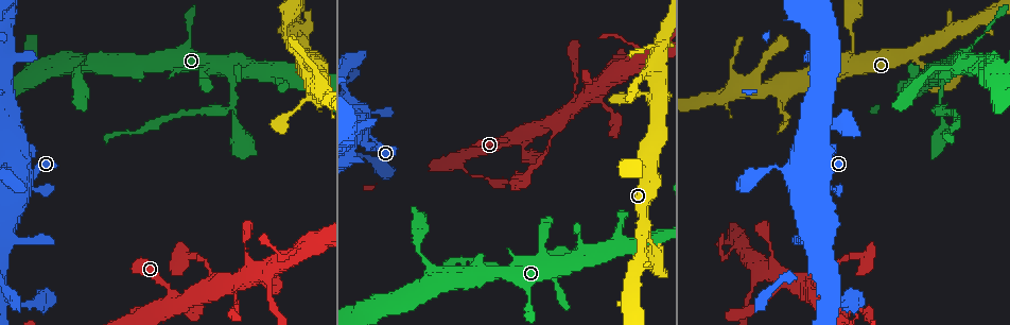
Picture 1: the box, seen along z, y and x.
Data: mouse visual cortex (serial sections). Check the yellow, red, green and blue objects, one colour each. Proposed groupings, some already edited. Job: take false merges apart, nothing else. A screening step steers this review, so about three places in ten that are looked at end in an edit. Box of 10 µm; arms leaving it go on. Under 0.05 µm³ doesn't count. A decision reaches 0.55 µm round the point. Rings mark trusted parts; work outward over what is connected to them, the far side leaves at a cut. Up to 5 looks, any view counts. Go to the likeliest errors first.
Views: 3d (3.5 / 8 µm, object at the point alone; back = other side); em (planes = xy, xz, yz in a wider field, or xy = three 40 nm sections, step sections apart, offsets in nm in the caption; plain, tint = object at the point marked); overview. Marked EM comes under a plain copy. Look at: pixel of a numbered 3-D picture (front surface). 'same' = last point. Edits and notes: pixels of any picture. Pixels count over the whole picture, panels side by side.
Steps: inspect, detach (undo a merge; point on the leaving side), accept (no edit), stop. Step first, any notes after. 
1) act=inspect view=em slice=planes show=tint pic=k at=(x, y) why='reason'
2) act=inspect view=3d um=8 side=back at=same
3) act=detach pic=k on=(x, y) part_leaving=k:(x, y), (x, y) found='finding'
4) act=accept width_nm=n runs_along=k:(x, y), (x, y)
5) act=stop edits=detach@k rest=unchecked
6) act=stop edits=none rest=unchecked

act=inspect view=3d um=3.5 pic=1 at=(231, 104) why='three-way junction'

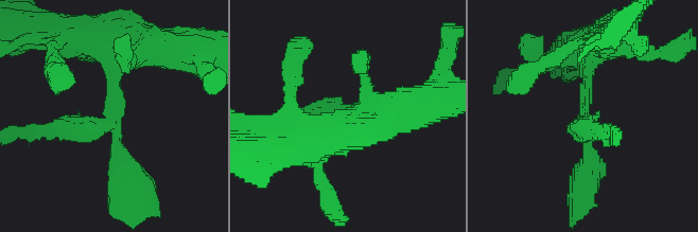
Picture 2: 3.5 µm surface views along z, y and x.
act=inspect view=em slice=xy step=1 show=tint pic=2 at=(113, 118) arms=3 arm_widths_nm=250,250,350

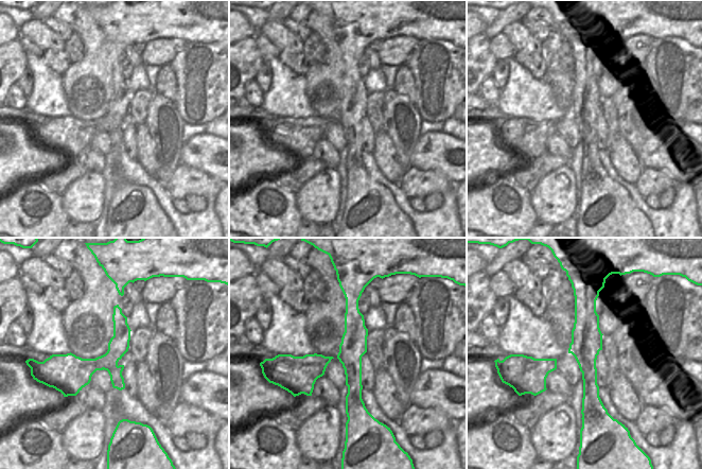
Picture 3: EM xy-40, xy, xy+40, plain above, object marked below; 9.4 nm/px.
act=detach pic=2 on=(68, 130) part_leaving=2:(106, 125), (21, 131) found='two cells meet here'

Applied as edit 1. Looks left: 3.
act=inspect view=overview

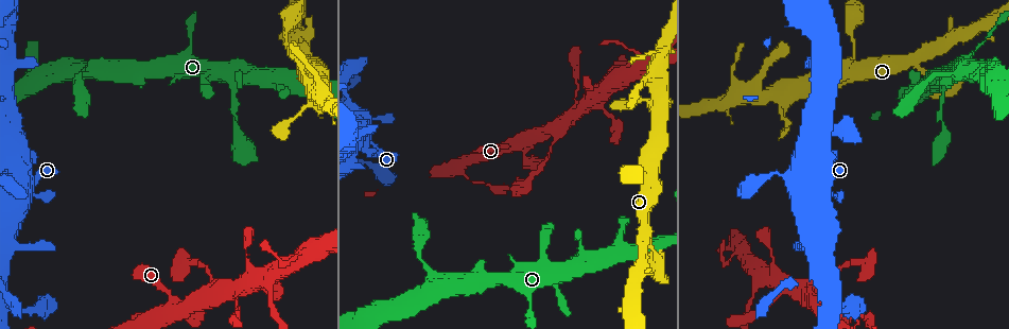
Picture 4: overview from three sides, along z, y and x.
act=inspect view=3d um=3.5 pic=4 at=(269, 284) why='thin arm on a thick one'

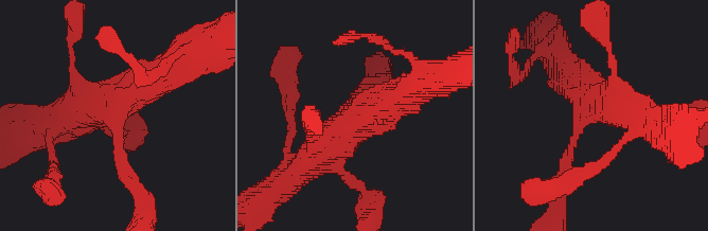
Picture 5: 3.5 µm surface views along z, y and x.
act=inspect view=em slice=xy step=3 show=tint pic=5 at=(585, 115) arms=3 arm_widths_nm=200,450,500 why='now the EM'

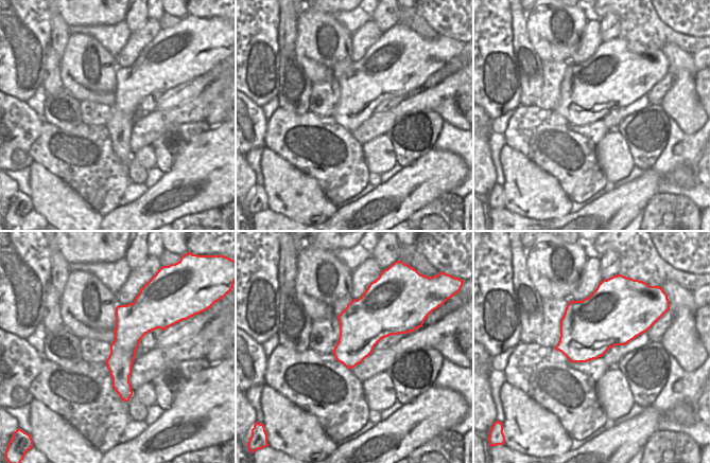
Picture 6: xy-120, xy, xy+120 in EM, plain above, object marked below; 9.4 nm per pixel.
act=accept runs_along=5:(631, 116), (598, 102), (560, 177) found='one cell here'

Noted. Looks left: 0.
act=stop edits=detach@2 rest=unchecked

